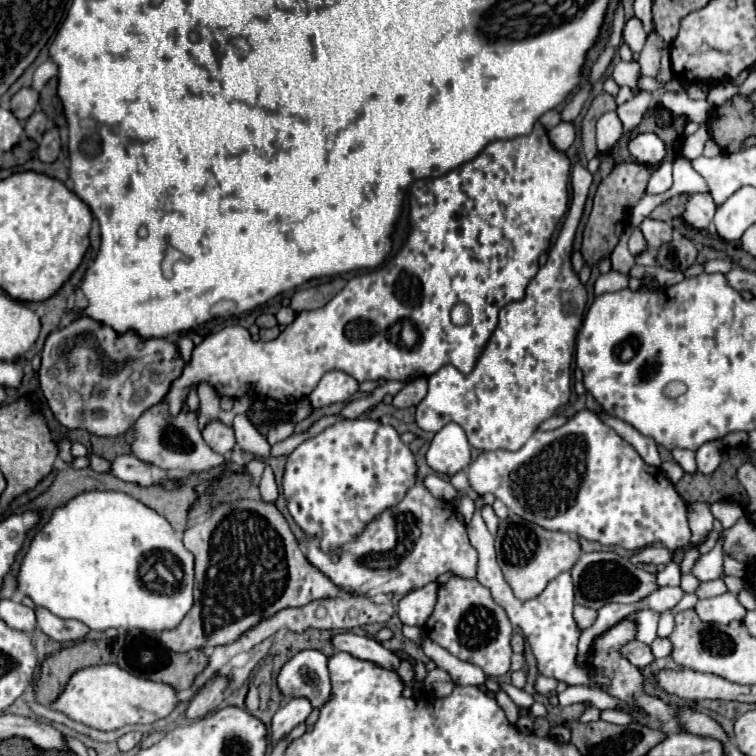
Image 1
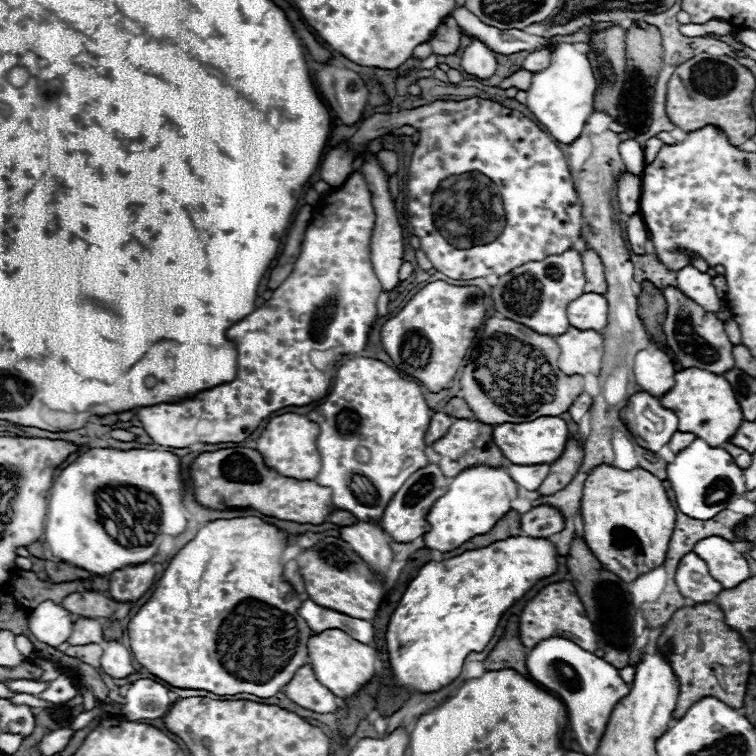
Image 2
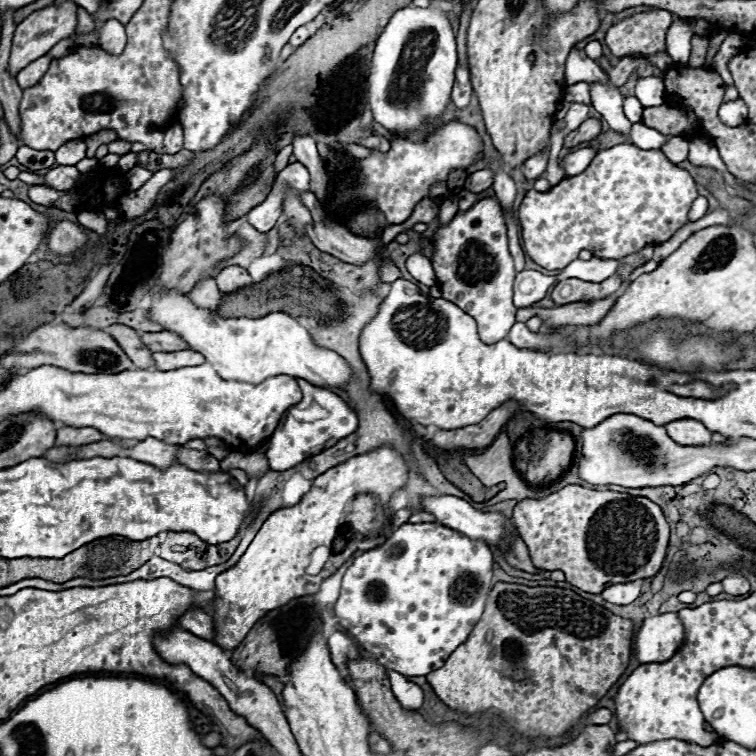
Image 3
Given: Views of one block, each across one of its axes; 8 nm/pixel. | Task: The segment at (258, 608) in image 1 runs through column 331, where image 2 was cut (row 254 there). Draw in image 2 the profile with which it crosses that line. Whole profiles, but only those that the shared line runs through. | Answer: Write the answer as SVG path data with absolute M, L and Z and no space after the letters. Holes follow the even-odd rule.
M590 248L580 252L580 256L582 256L582 266L584 266L584 276L586 276L584 290L604 294L606 292L606 280L604 280L604 266L602 266L600 256Z

